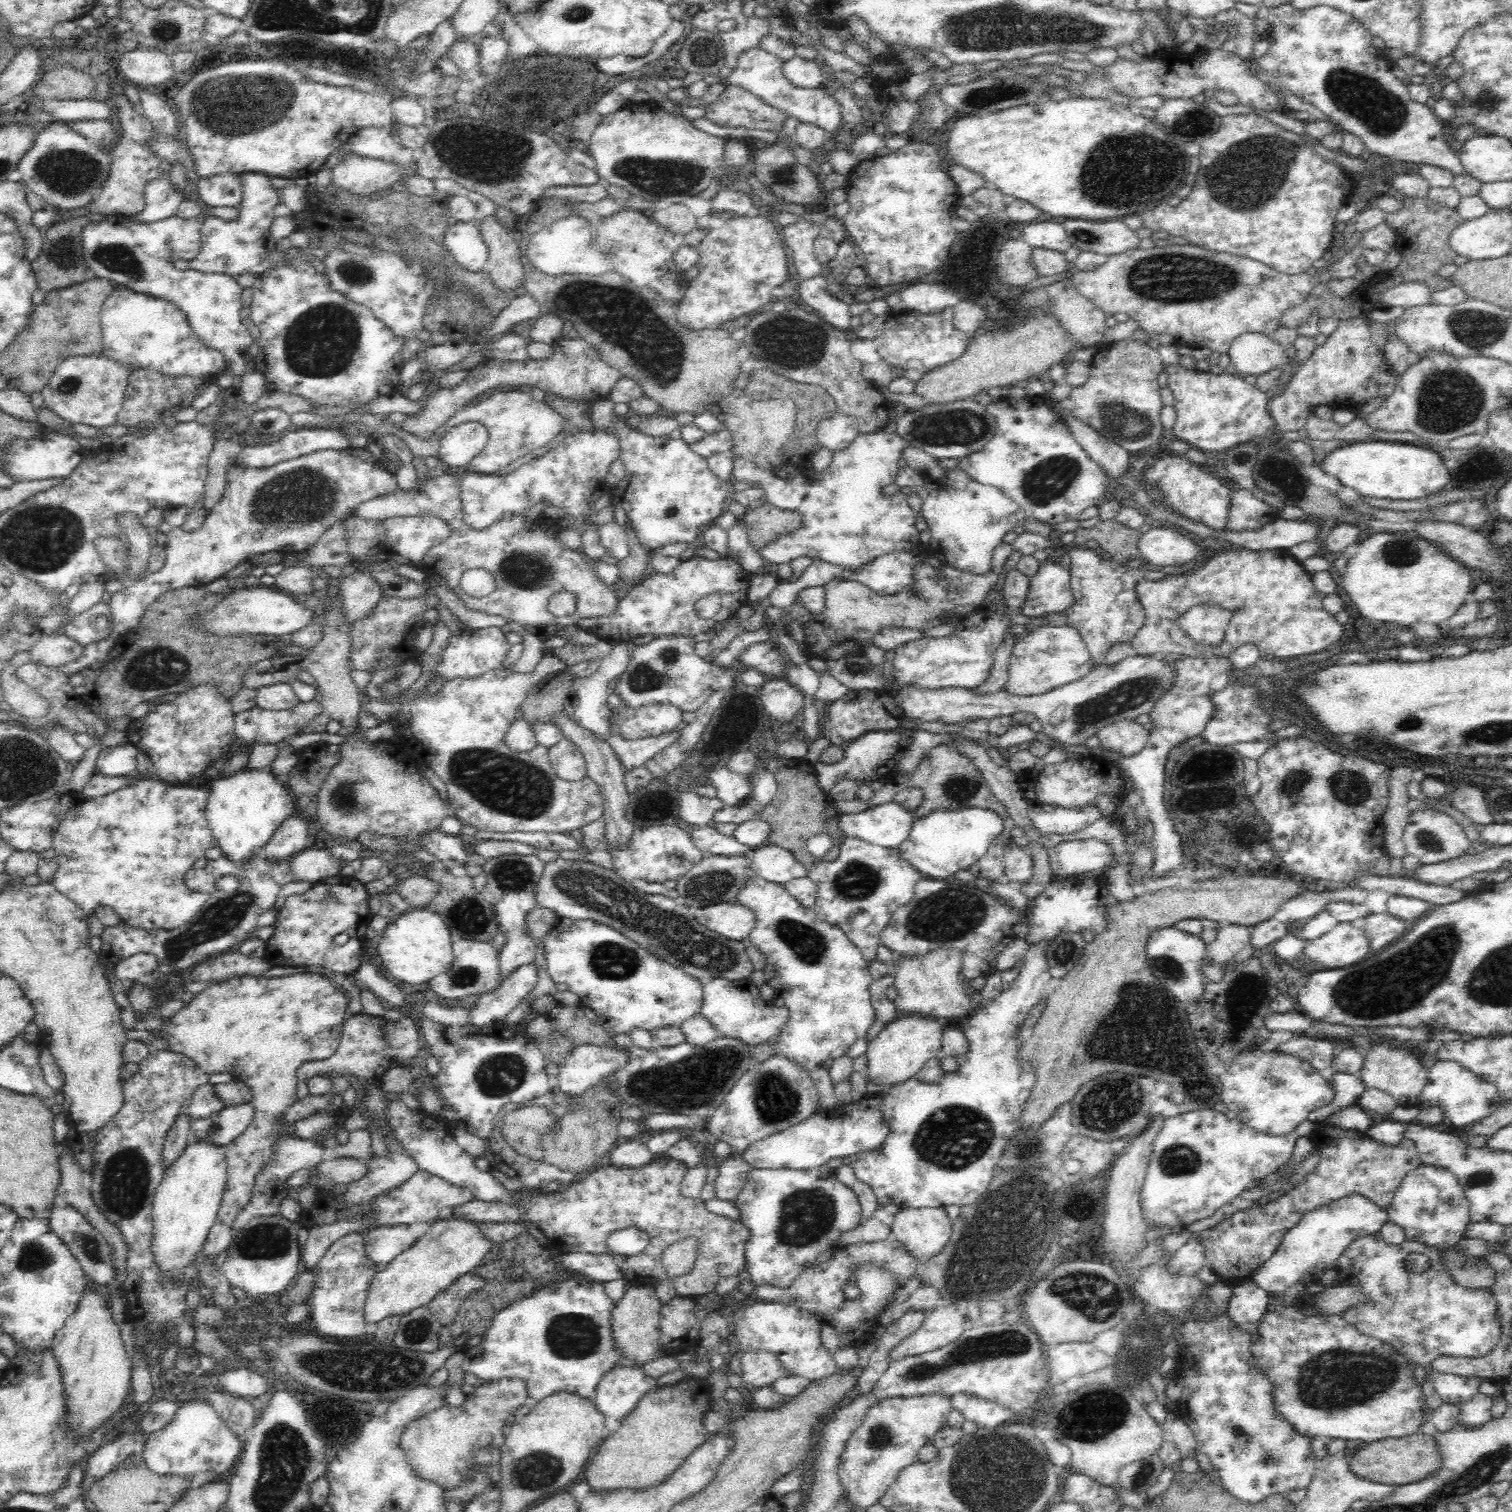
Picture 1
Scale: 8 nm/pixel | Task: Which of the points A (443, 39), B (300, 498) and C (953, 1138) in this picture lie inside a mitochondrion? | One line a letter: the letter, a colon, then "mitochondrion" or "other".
A: other
B: mitochondrion
C: mitochondrion

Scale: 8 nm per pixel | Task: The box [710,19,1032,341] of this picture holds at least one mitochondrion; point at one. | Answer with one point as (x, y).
(785, 175)

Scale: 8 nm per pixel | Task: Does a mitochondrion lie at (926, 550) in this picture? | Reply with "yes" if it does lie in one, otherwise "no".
no

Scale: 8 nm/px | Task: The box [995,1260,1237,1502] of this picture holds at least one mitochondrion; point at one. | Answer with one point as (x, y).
(1087, 1418)

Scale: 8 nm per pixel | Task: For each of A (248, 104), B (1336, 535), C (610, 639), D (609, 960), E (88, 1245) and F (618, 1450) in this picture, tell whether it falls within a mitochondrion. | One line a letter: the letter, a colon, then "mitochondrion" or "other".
A: mitochondrion
B: other
C: other
D: mitochondrion
E: mitochondrion
F: other

